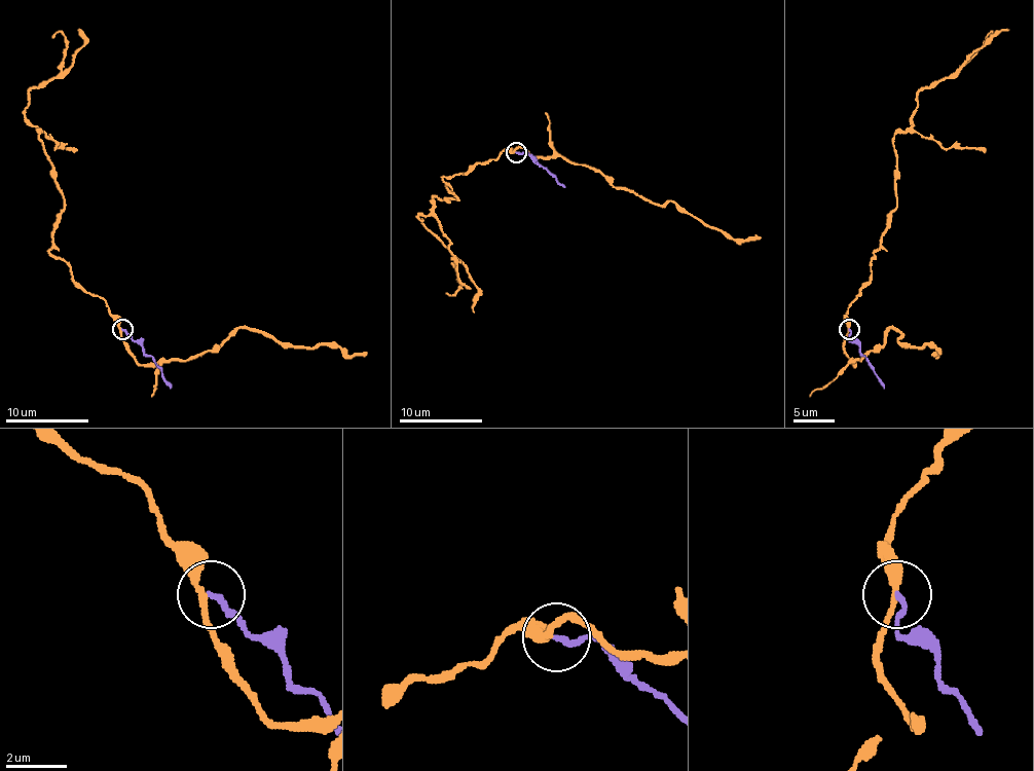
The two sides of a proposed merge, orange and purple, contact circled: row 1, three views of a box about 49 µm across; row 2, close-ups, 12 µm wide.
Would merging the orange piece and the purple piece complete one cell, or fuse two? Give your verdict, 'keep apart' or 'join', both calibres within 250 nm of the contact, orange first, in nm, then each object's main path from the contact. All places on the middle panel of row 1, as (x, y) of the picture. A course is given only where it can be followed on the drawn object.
keep apart | 220/180 nm | orange via (516, 151), (443, 178), (457, 198), (433, 196), (433, 209), (418, 216), (466, 267), (478, 290), (474, 313) | purple via (516, 151), (524, 151), (565, 186)

